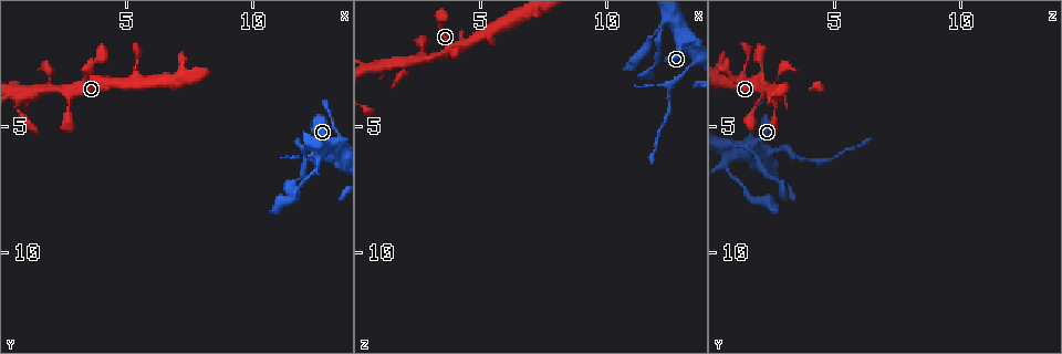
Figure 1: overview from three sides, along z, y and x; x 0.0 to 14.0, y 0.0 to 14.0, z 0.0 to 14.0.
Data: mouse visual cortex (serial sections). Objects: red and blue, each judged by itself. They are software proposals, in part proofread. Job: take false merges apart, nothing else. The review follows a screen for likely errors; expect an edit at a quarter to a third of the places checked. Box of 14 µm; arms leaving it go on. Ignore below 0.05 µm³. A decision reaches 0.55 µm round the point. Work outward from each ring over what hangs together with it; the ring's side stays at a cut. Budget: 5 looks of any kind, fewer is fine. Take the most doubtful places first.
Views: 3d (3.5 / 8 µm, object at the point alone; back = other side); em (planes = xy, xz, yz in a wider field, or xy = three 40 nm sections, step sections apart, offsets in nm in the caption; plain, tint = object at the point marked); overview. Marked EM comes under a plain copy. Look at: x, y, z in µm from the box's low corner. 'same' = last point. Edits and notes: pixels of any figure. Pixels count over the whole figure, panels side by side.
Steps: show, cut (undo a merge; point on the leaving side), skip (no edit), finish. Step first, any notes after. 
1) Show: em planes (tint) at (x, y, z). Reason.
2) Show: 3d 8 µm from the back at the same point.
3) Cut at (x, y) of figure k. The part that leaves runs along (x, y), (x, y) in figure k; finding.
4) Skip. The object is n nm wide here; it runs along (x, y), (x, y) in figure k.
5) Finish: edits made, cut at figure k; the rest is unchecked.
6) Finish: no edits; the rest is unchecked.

Show: em xy step 2 (tint) at (13.1, 6.0, 2.9). A narrow waist.

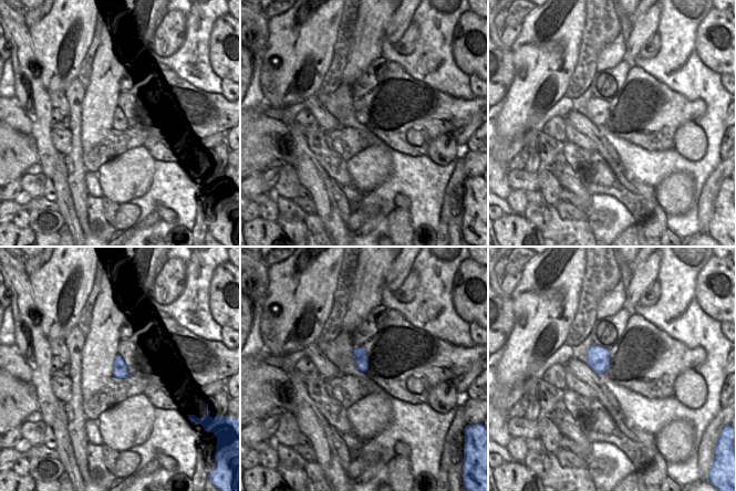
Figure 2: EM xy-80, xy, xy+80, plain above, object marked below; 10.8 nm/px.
Show: 3d 3.5 µm at the same point.

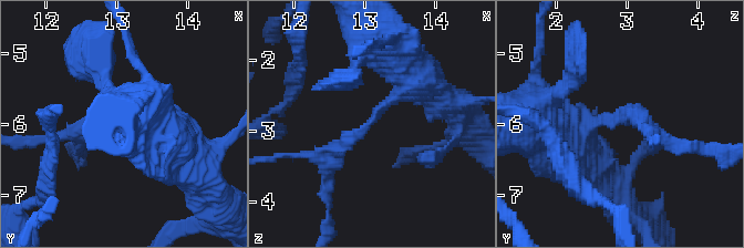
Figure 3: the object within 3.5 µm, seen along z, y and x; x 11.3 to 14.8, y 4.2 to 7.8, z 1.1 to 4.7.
Cut at (683, 150) of figure 3. The part that leaves runs along (648, 128), (673, 145), (727, 153) in figure 3; a second cell is stuck on.

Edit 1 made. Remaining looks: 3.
Show: 3d 8 µm at (0.9, 3.8, 2.7). Thin neck.

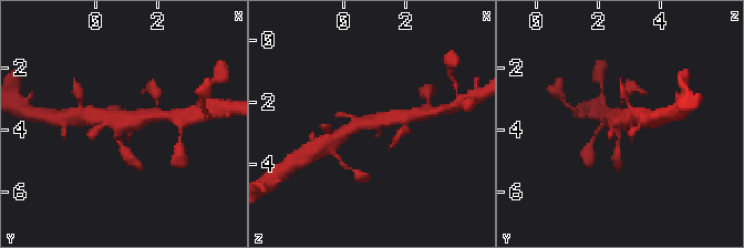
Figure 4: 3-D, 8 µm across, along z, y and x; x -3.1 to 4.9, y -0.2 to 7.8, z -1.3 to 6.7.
Show: 3d 3.5 µm at (1.0, 3.8, 2.7). Closer look.

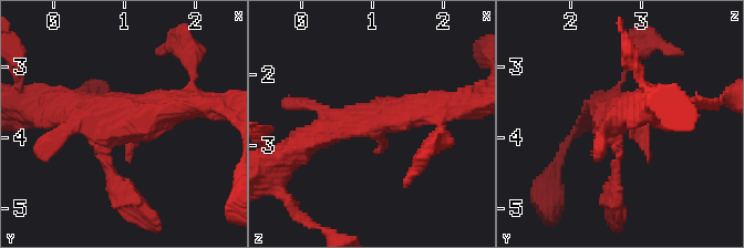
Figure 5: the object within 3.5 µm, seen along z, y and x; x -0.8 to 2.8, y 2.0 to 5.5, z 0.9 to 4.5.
Skip. It runs along (435, 110), (350, 121), (302, 146) in figure 5; continuous, no second cell.

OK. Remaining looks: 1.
Finish: edits made, cut at figure 3; the rest is unchecked.

